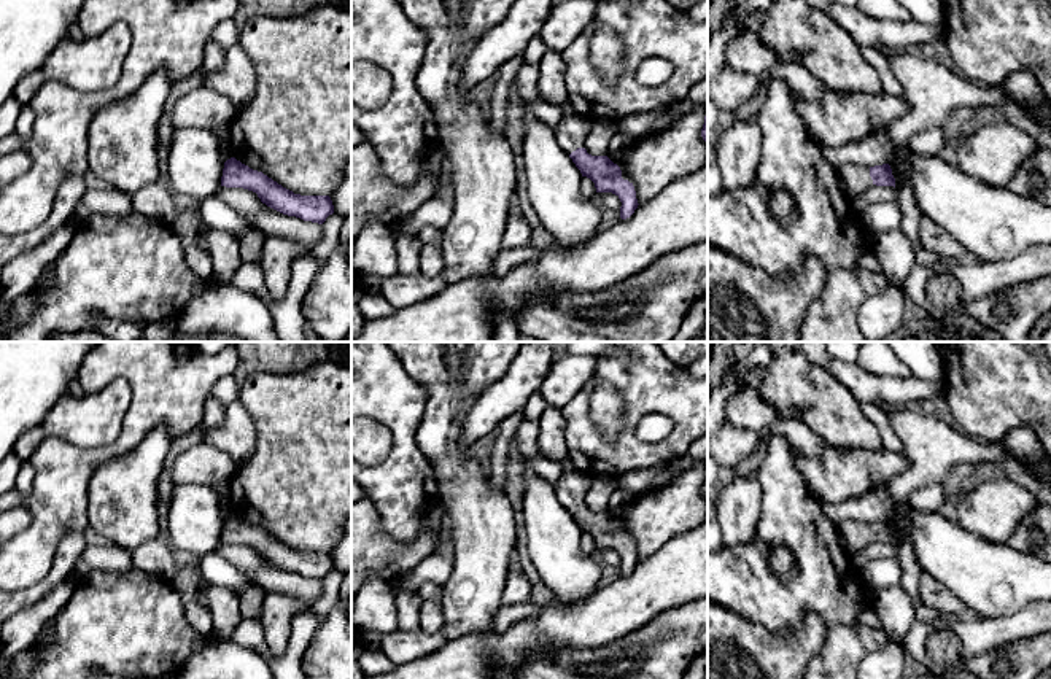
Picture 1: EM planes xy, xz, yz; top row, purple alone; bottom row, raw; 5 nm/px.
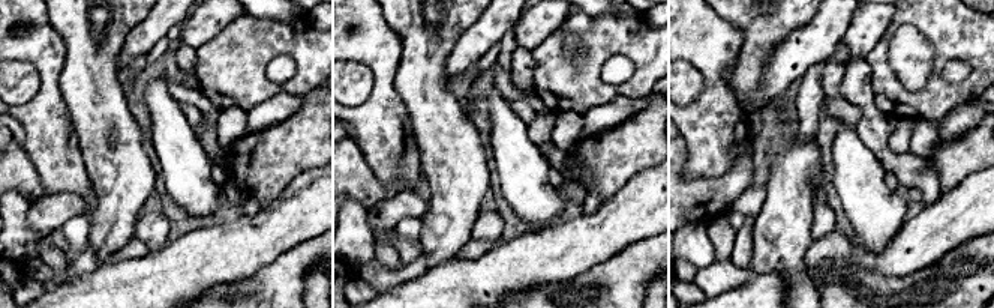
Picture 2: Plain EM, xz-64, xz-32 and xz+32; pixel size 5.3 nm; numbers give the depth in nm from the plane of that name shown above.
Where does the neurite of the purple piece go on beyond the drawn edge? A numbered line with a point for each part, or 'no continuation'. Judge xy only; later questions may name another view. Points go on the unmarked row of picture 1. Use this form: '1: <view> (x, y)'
no continuation

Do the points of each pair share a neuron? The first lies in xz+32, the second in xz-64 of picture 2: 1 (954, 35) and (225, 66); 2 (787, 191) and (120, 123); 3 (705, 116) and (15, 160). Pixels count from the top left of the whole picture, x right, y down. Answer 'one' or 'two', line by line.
1: one
2: one
3: two

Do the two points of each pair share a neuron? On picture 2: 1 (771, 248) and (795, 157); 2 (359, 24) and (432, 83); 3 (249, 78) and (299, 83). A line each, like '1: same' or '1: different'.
1: same
2: different
3: same

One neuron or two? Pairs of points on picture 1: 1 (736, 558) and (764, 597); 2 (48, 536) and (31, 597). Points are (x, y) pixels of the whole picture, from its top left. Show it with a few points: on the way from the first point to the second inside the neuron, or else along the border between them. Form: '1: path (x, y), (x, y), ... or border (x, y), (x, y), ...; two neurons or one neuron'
1: path (736, 568), (754, 587); one neuron
2: border (54, 552), (50, 571), (34, 584), (16, 592); two neurons

